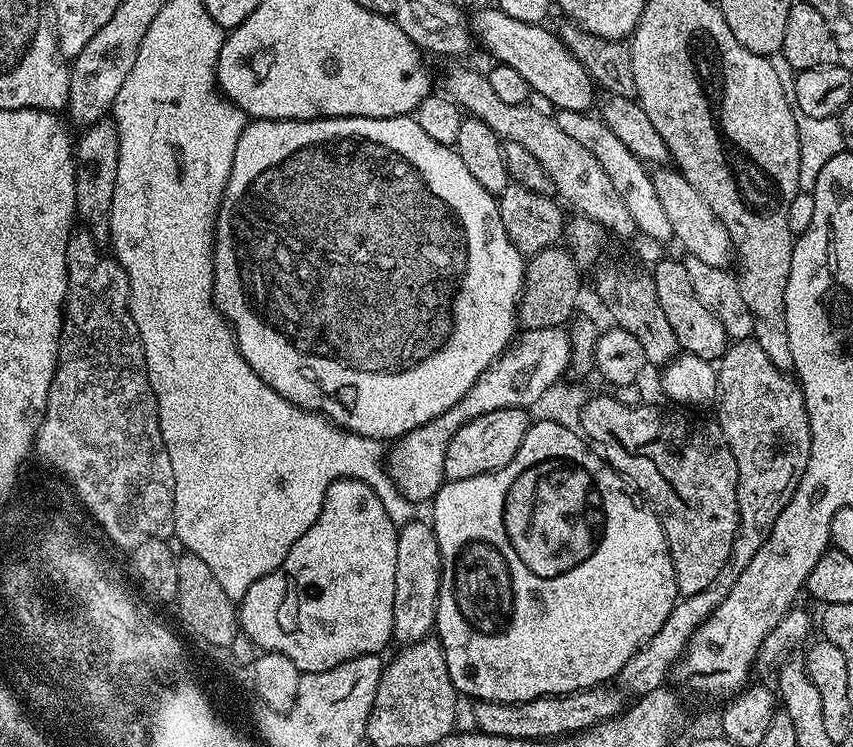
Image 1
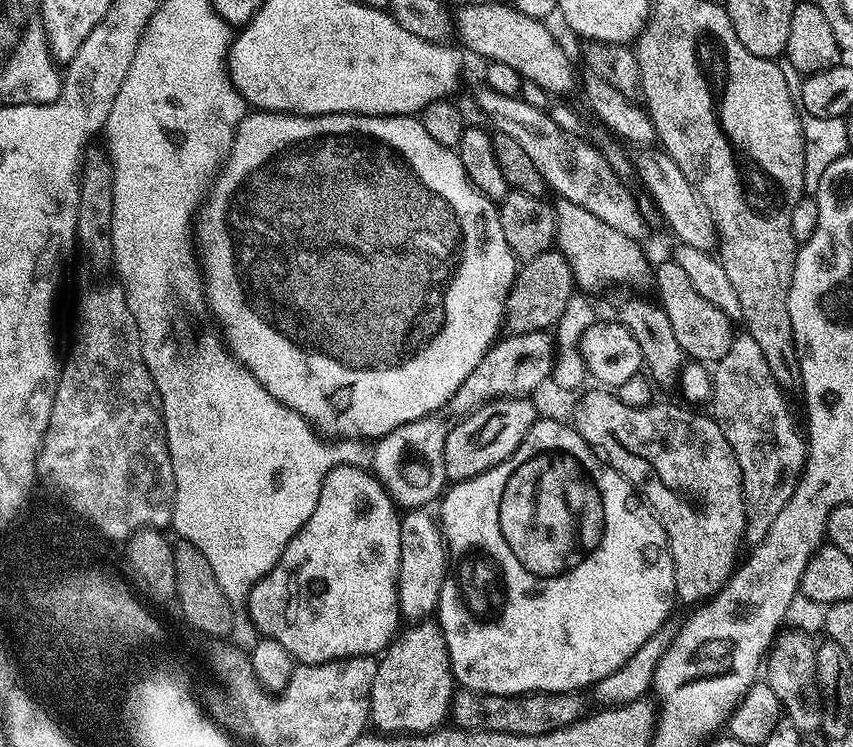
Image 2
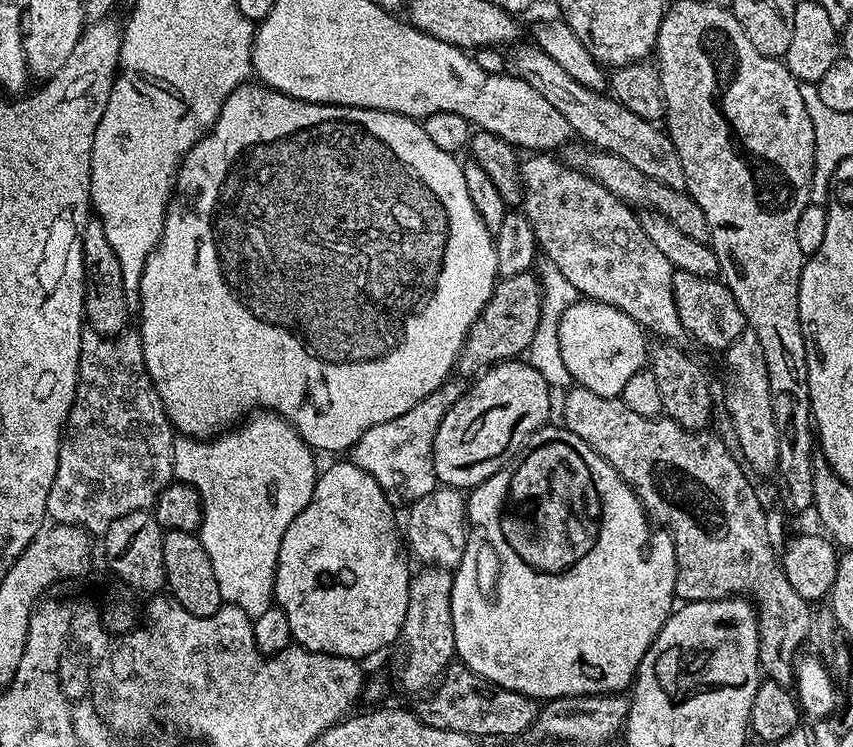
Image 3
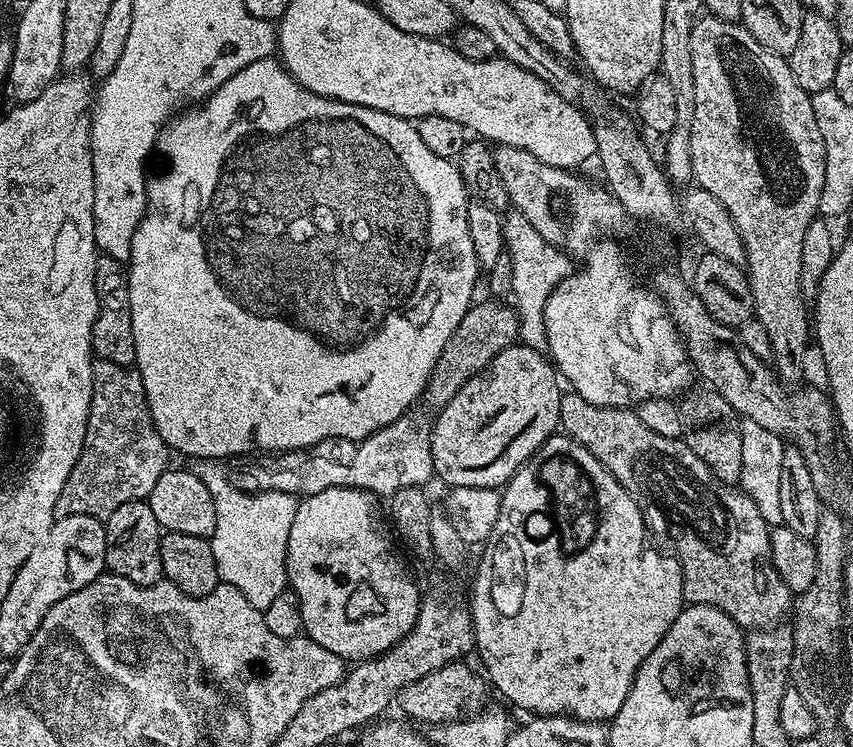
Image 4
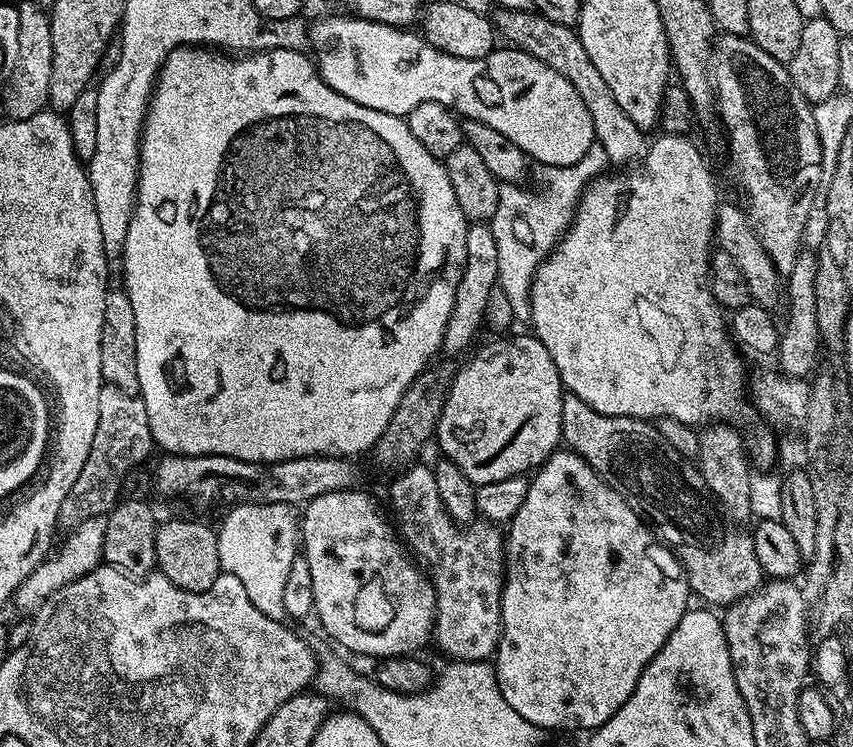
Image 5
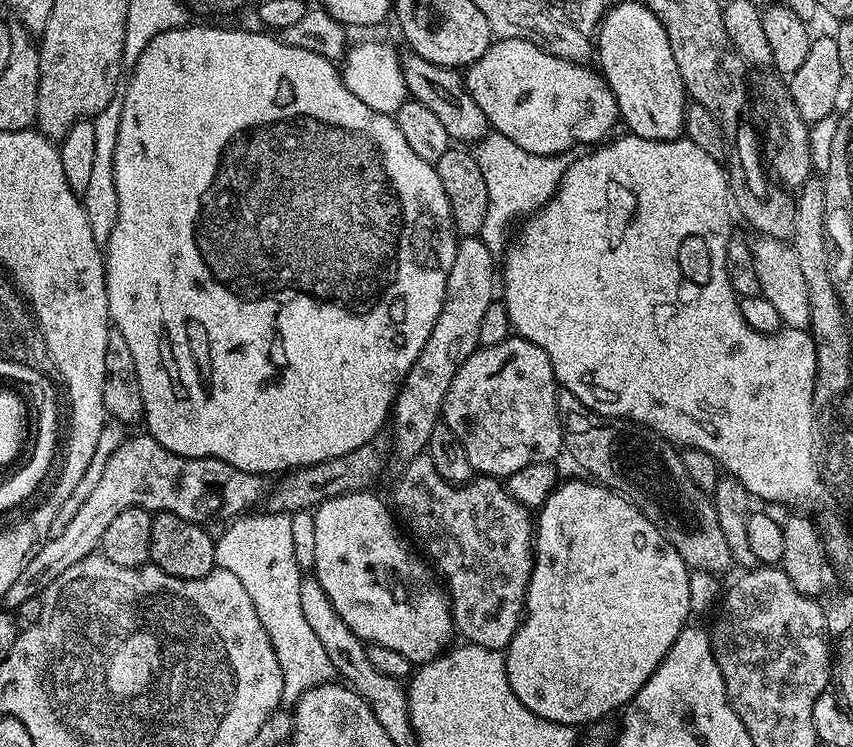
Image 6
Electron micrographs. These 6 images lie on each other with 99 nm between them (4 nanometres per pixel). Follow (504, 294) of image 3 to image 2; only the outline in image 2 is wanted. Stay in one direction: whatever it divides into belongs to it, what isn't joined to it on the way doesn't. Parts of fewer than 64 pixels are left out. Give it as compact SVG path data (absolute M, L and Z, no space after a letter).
M549 250L538 254L538 258L527 261L517 271L504 303L503 327L513 336L551 329L562 318L562 310L566 310L573 294L572 271L562 253Z

